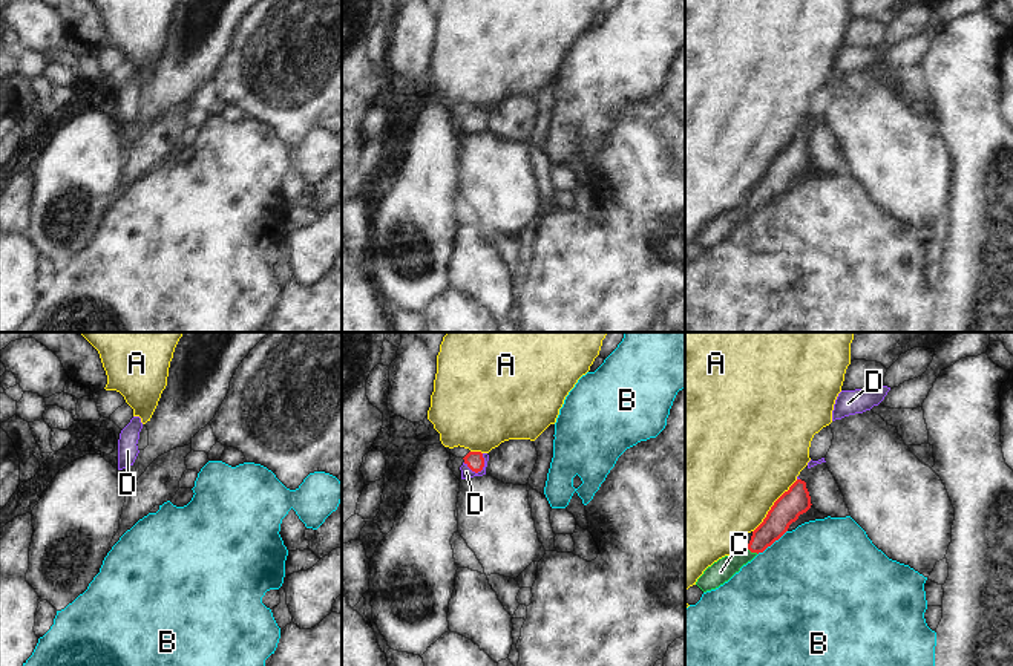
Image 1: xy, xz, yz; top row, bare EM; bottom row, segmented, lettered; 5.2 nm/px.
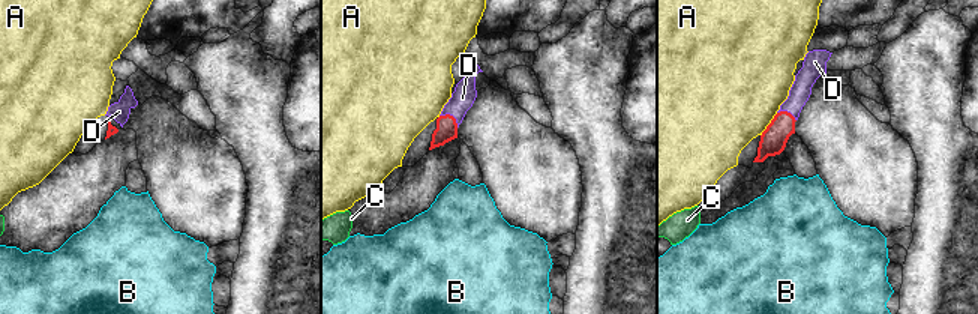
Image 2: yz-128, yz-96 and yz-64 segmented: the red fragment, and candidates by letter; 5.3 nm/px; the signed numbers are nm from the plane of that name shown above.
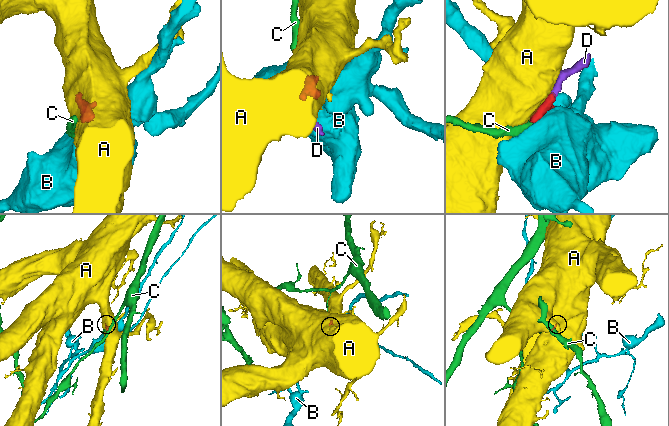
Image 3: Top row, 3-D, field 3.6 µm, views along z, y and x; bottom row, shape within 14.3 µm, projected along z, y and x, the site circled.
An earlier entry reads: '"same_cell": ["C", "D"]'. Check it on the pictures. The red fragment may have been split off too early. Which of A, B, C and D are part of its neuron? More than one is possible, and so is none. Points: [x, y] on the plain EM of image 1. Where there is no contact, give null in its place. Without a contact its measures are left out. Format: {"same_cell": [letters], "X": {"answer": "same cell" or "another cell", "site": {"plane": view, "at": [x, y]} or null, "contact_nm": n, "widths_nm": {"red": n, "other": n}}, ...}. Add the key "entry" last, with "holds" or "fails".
{"same_cell": ["C", "D"], "A": {"answer": "another cell", "site": {"plane": "yz", "at": [773, 163]}, "contact_nm": 360, "widths_nm": {"red": 150, "other": 500}}, "B": {"answer": "another cell", "site": {"plane": "yz", "at": [771, 201]}, "contact_nm": 200, "widths_nm": {"red": 150, "other": 500}}, "C": {"answer": "same cell", "site": {"plane": "yz", "at": [753, 208]}, "contact_nm": 70, "widths_nm": {"red": 140, "other": 120}}, "D": {"answer": "same cell", "site": {"plane": "xz", "at": [480, 127]}, "contact_nm": 120, "widths_nm": {"red": 90, "other": 60}}, "entry": "holds"}

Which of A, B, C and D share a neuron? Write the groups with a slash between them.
A / B / C D

